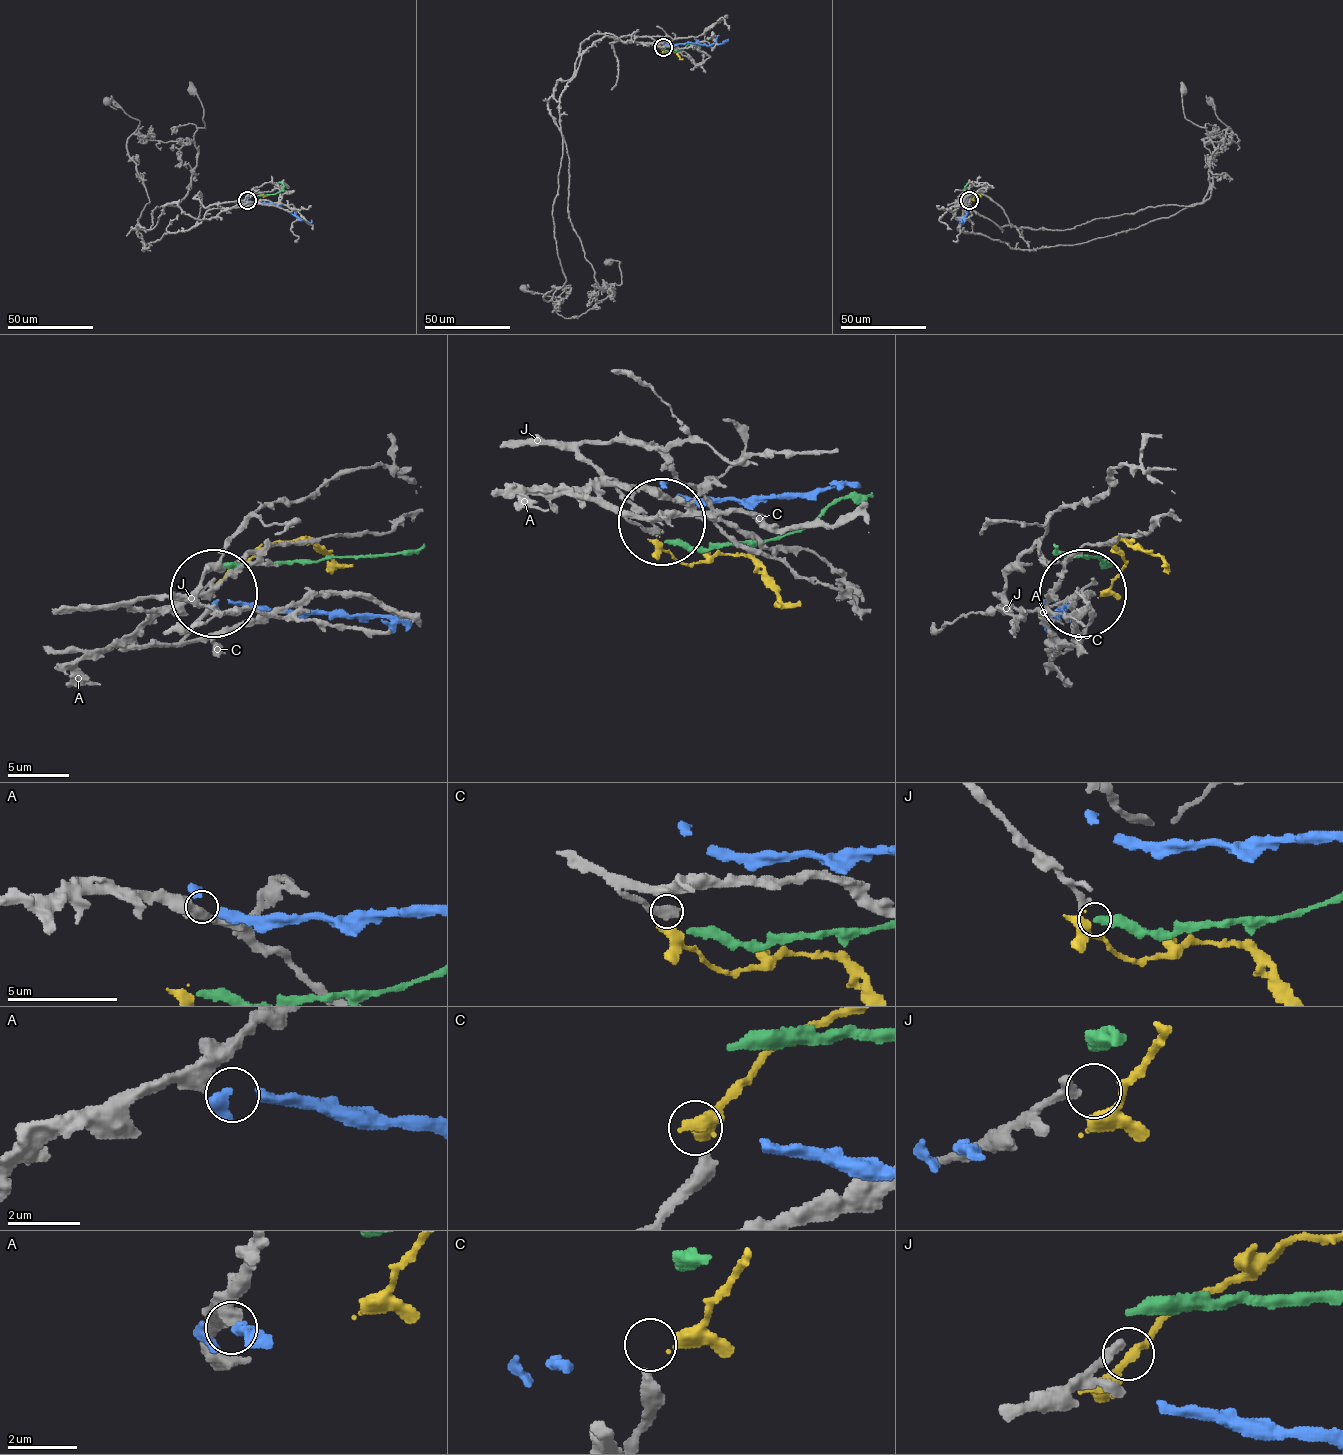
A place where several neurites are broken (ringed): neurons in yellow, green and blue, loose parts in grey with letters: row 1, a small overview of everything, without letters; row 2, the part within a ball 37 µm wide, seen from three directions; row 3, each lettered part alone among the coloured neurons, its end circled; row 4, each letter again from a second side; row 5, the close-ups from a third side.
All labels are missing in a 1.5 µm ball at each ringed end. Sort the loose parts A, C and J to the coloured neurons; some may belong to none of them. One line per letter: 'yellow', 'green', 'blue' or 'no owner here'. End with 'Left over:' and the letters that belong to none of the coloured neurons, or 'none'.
A: blue
C: yellow
J: no owner here
Left over: J

